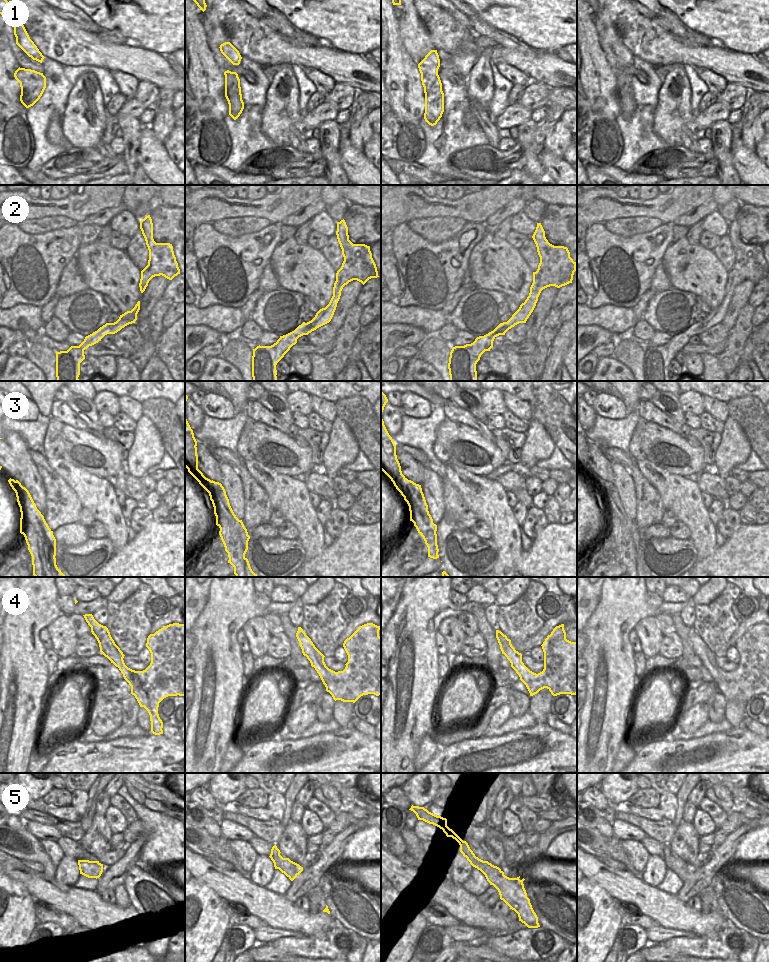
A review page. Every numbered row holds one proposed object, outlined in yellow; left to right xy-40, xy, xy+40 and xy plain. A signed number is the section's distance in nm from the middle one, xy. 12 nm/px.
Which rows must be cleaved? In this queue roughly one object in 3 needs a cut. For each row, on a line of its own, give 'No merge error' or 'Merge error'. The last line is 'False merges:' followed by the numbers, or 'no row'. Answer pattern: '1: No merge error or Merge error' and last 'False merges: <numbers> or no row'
1: No merge error
2: No merge error
3: Merge error
4: No merge error
5: Merge error
False merges: 3, 5.

